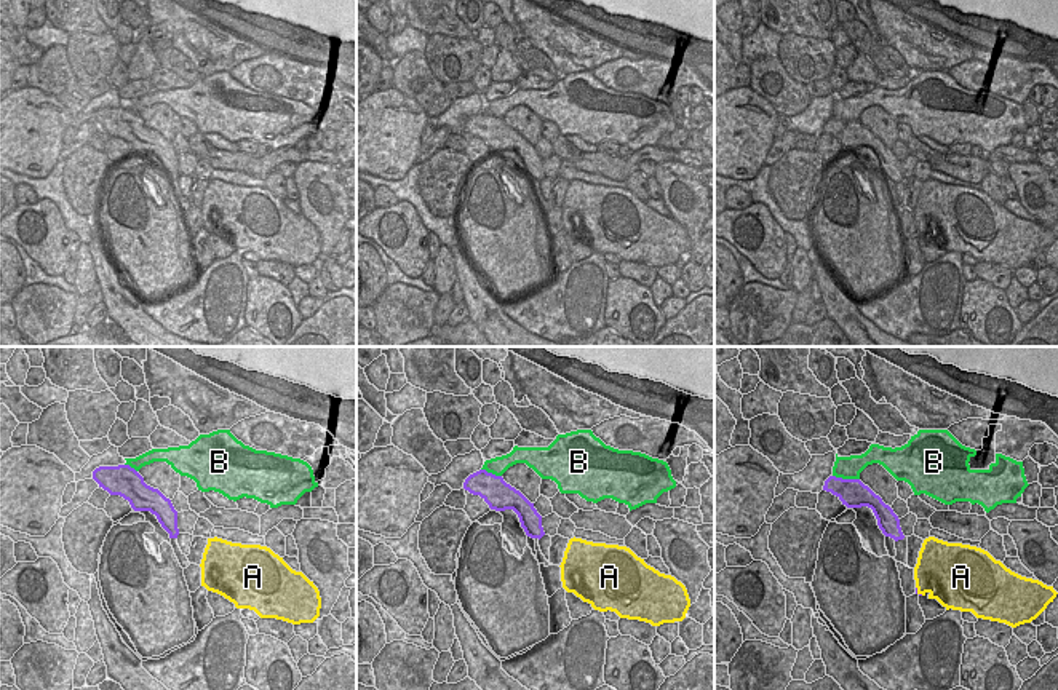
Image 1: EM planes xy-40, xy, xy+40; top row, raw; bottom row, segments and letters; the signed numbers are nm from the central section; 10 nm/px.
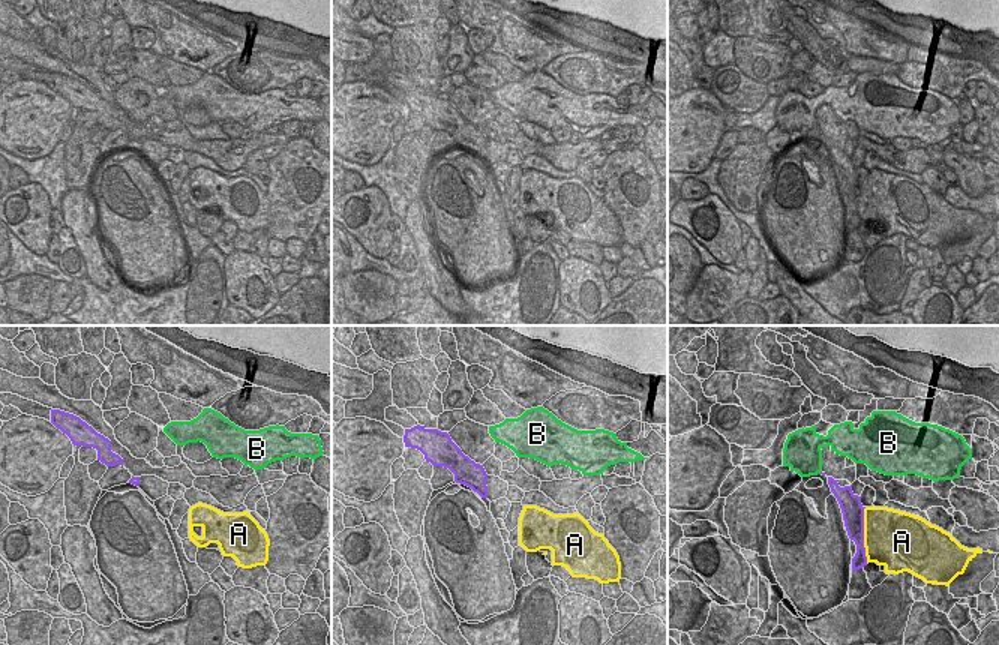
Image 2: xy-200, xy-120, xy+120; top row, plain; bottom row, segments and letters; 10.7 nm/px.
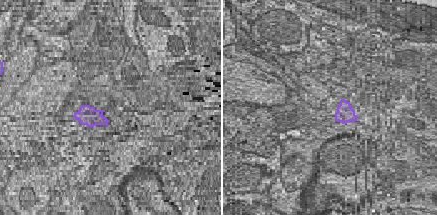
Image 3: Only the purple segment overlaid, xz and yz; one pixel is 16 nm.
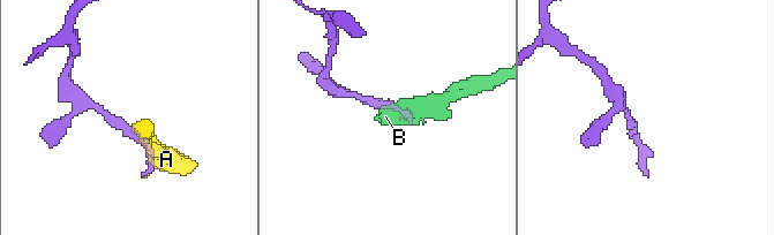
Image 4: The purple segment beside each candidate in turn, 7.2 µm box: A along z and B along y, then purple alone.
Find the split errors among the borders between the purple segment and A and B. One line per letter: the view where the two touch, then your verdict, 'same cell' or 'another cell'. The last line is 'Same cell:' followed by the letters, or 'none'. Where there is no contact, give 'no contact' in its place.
A: contact in xy+40; another cell
B: contact in xy+40; another cell
Same cell: none

